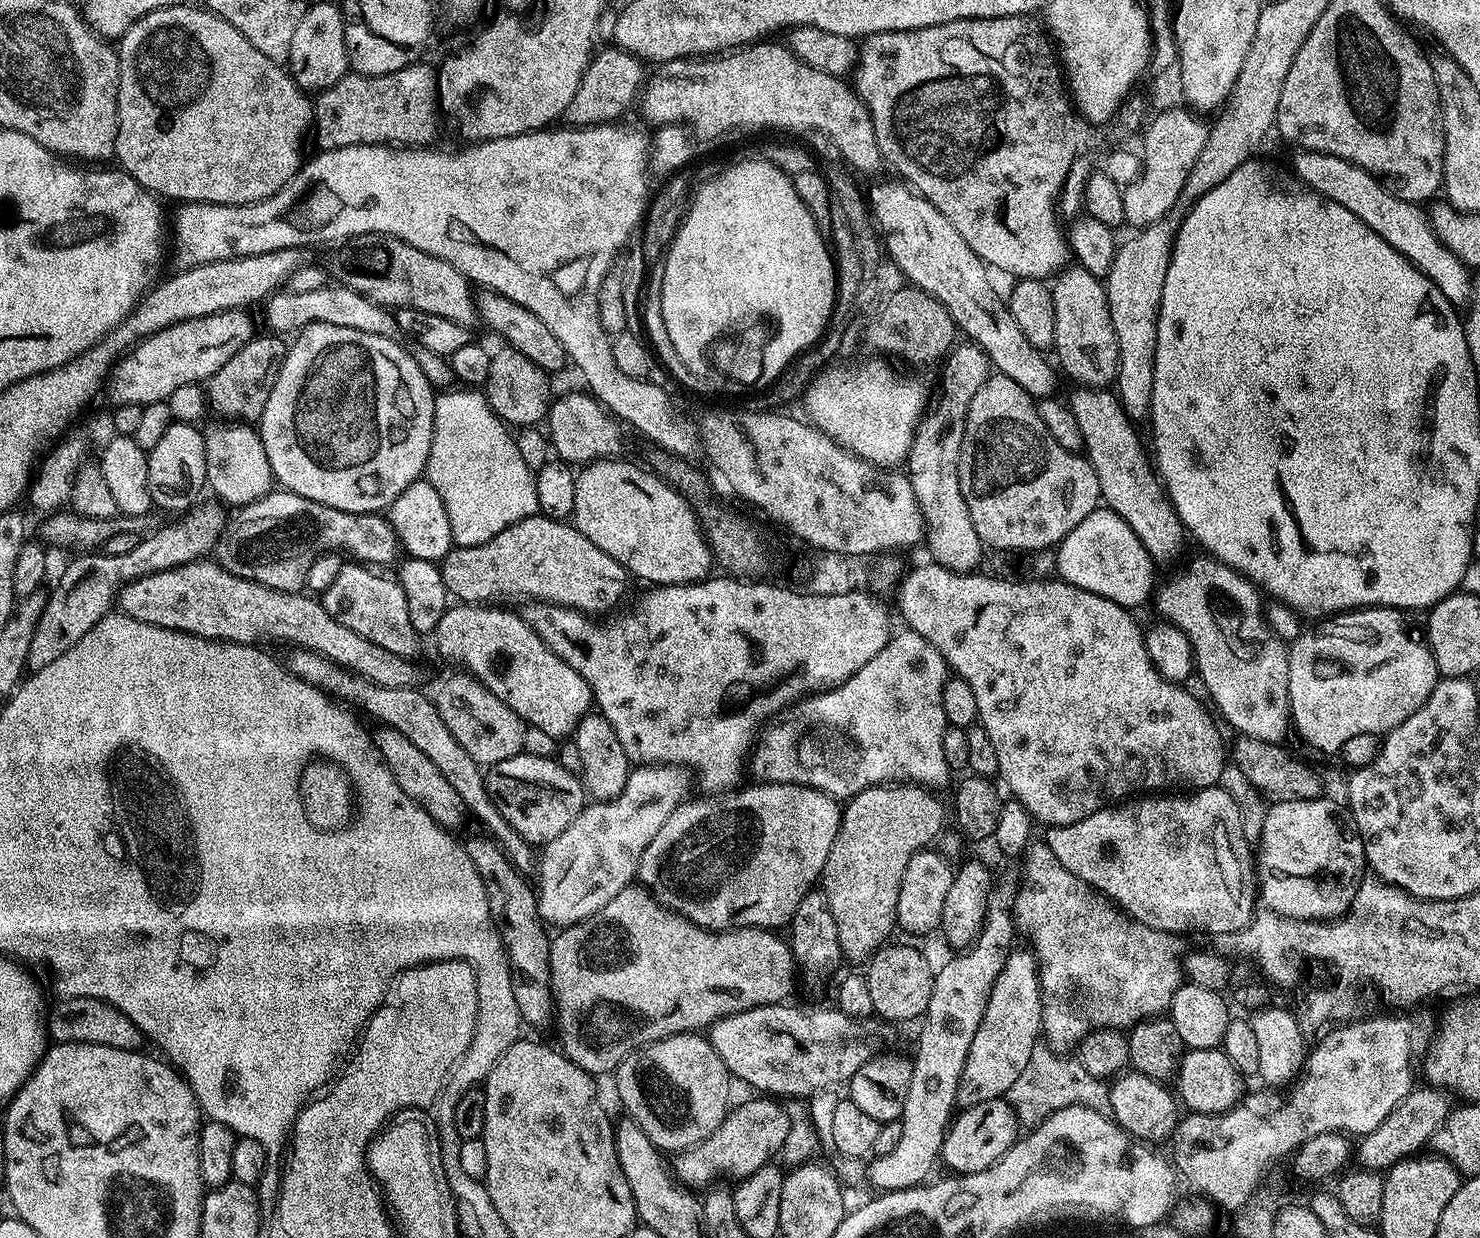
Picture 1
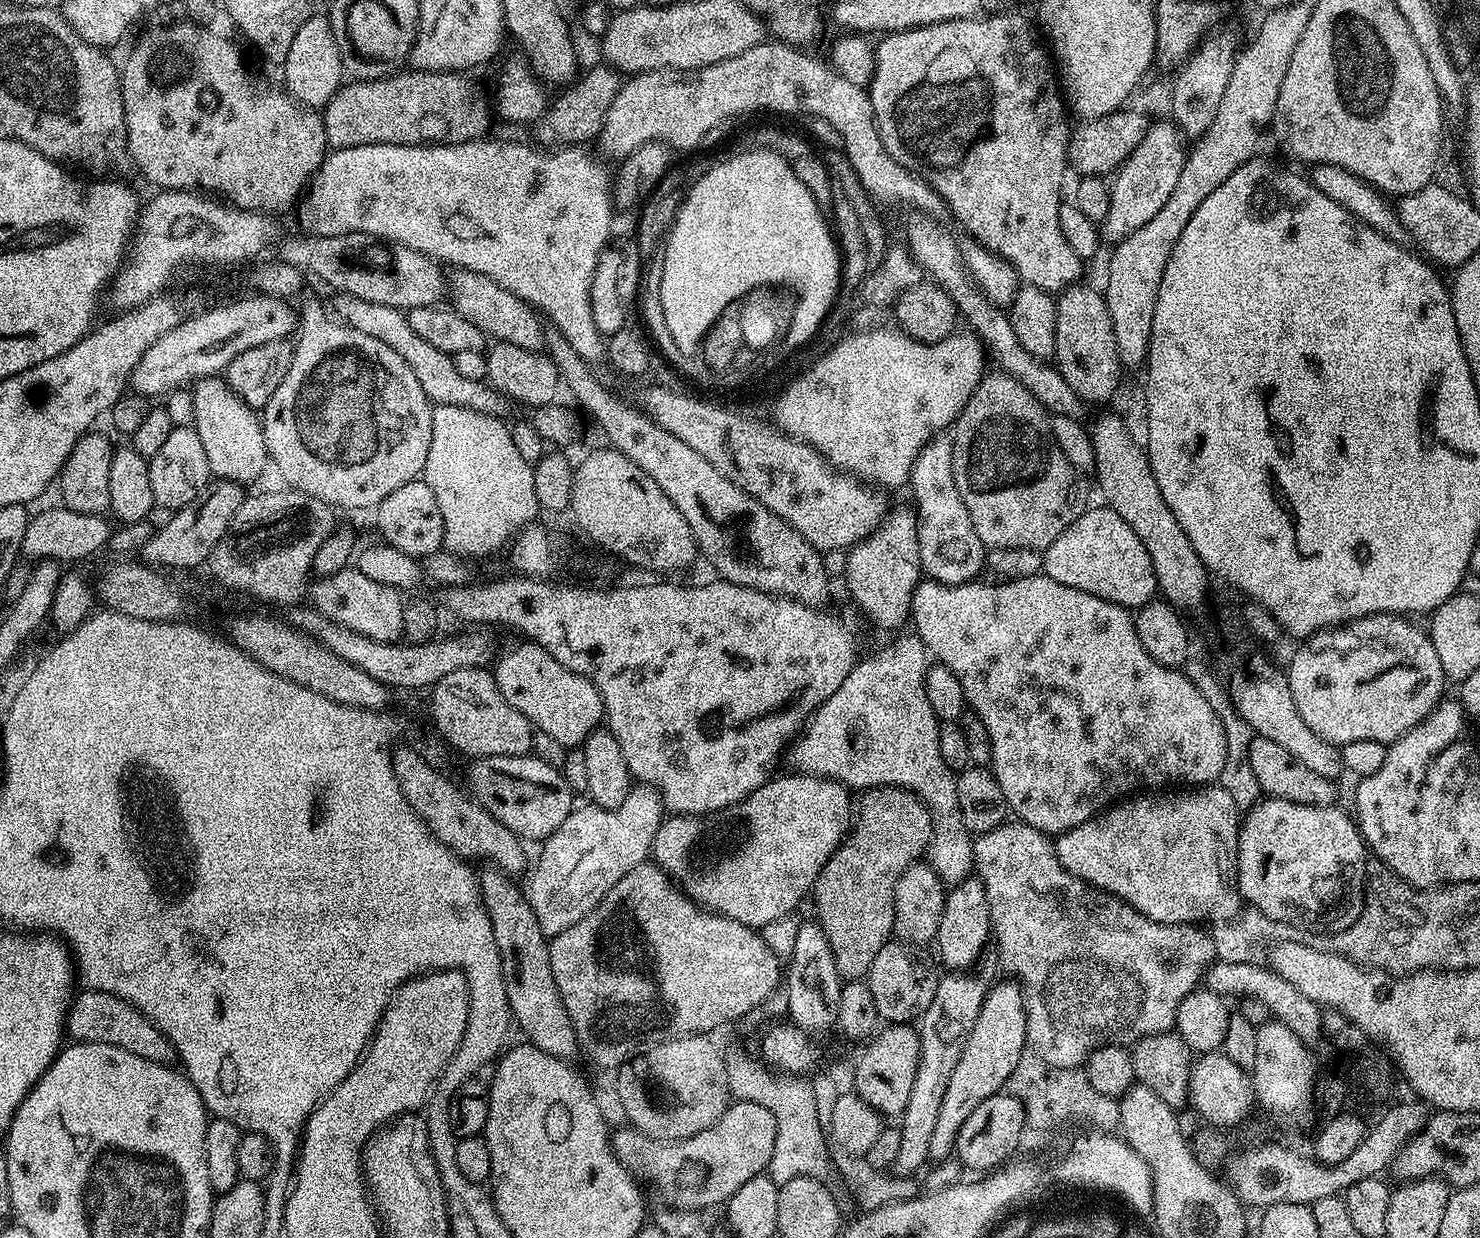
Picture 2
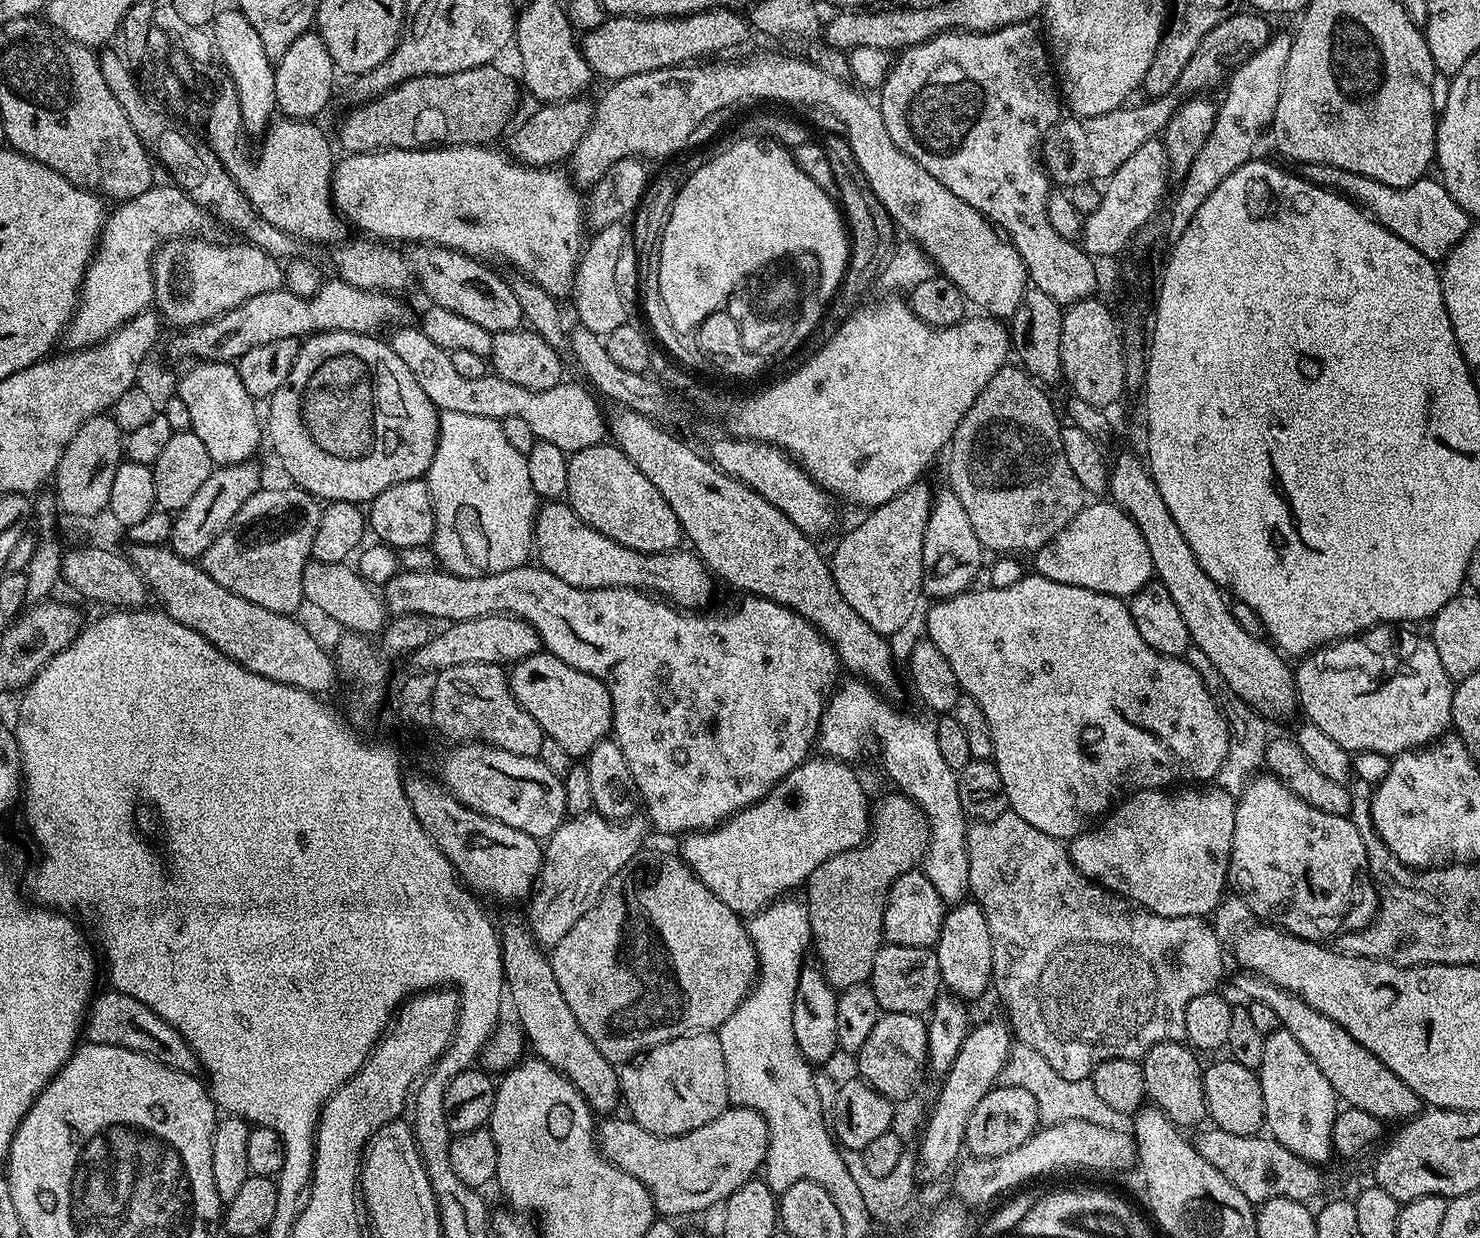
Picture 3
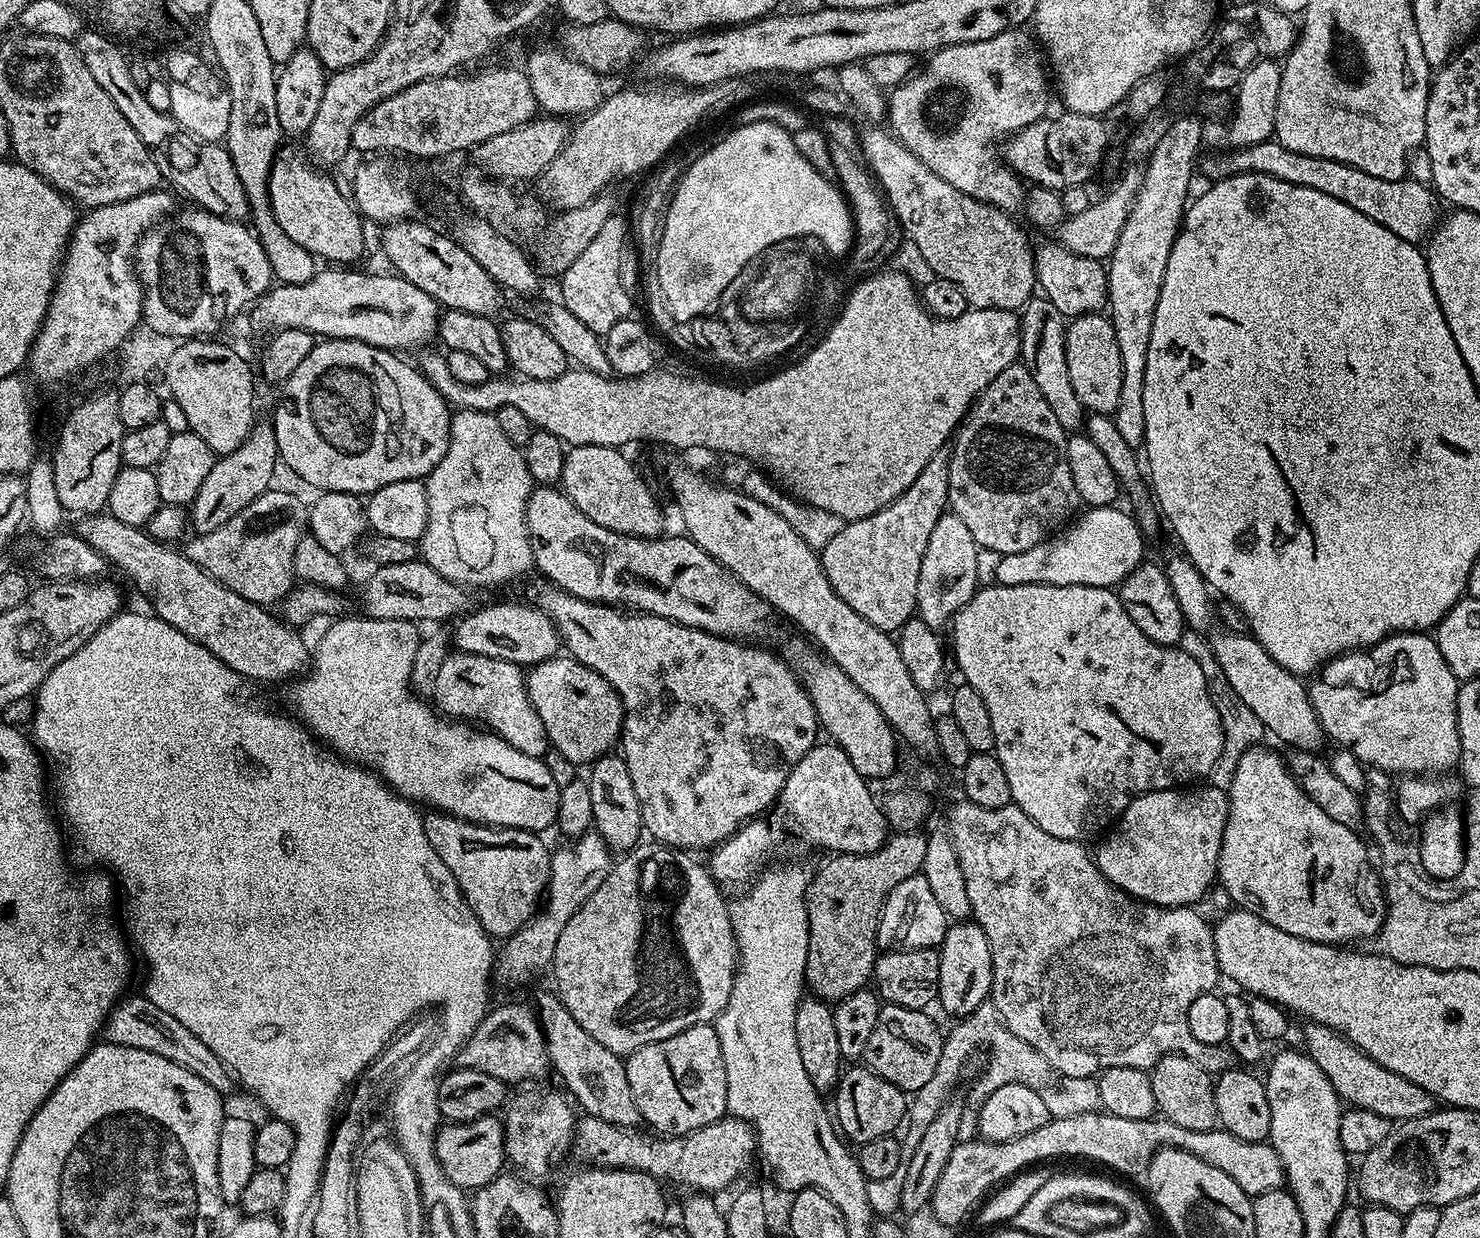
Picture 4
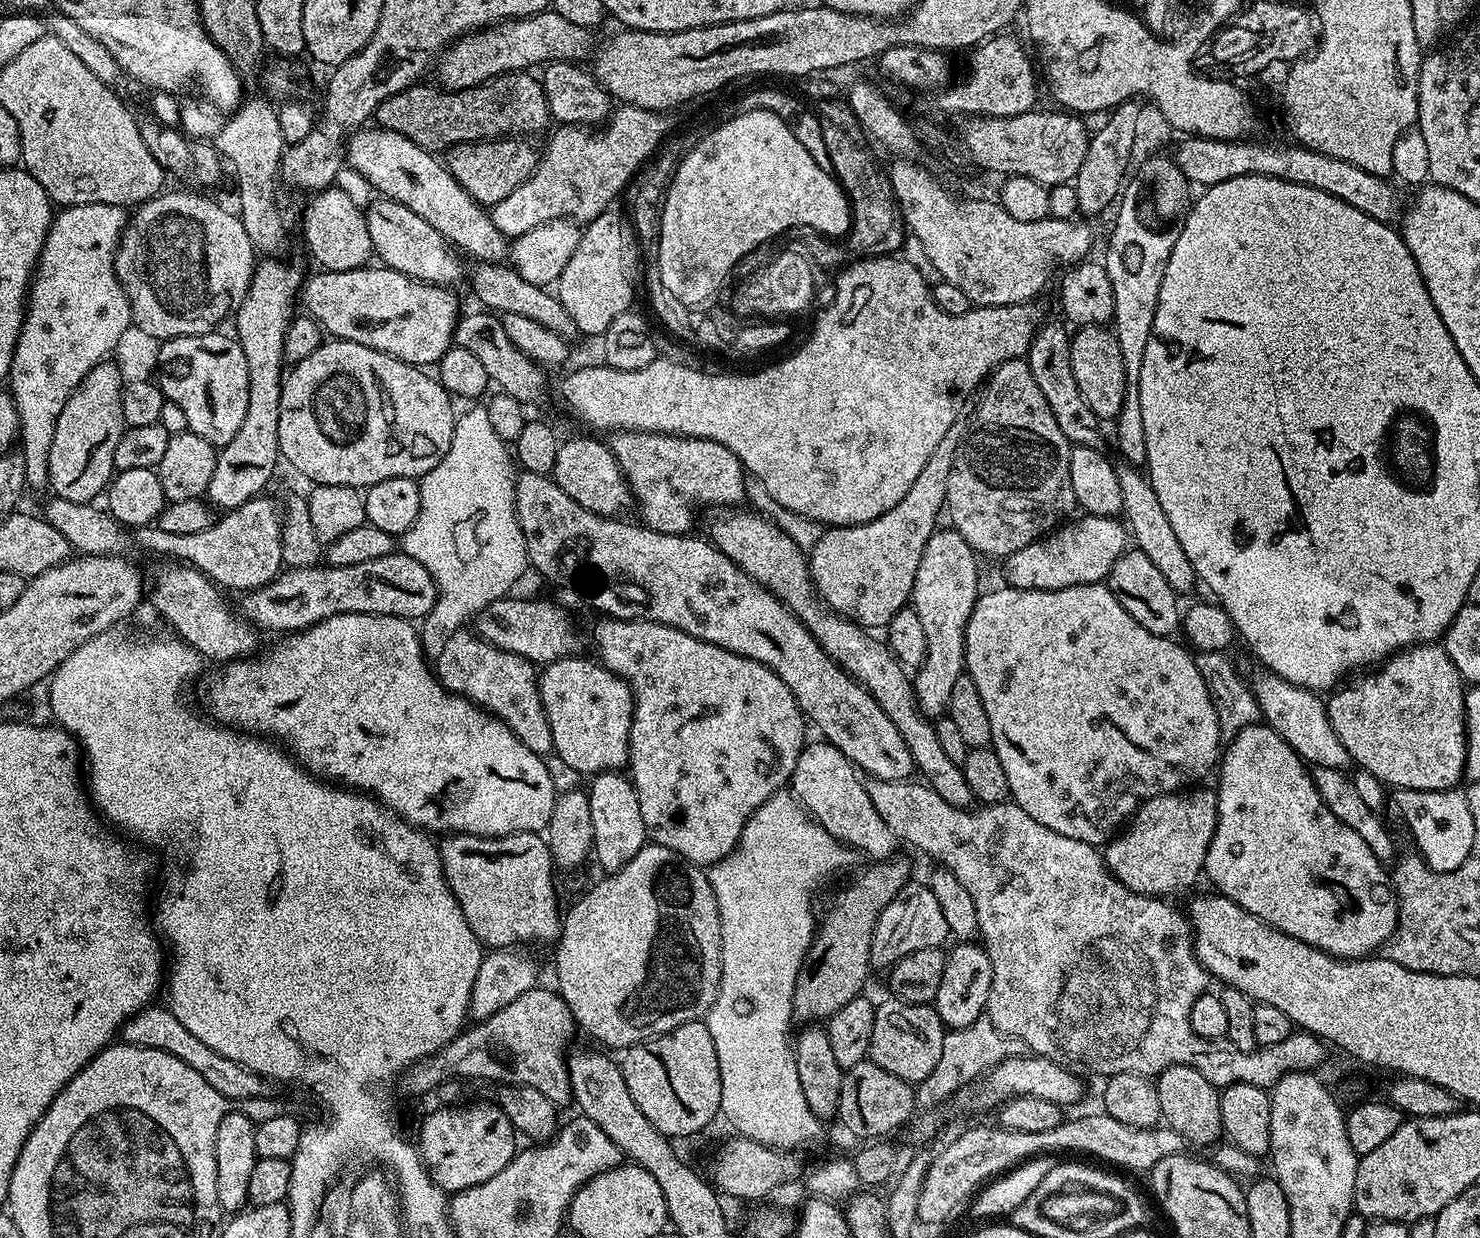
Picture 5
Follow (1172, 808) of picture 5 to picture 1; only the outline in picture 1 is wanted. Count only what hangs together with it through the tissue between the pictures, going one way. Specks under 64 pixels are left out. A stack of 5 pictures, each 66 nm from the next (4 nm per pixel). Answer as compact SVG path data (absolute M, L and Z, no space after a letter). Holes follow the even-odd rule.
M1219 786L1211 788L1198 788L1189 791L1184 796L1168 796L1172 794L1144 794L1139 798L1128 798L1123 802L1113 803L1111 806L1100 808L1094 814L1082 818L1082 822L1074 822L1066 826L1052 826L1048 832L1042 836L1043 843L1050 846L1050 851L1054 853L1054 858L1070 870L1070 874L1078 874L1082 882L1086 882L1092 888L1097 888L1104 893L1109 900L1120 905L1132 919L1150 926L1154 930L1163 932L1209 932L1213 938L1219 938L1231 932L1240 932L1252 921L1254 909L1258 904L1258 881L1256 879L1256 869L1254 867L1254 852L1250 847L1250 841L1242 834L1242 822L1238 818L1238 806L1234 806L1234 798L1226 794L1226 790Z

